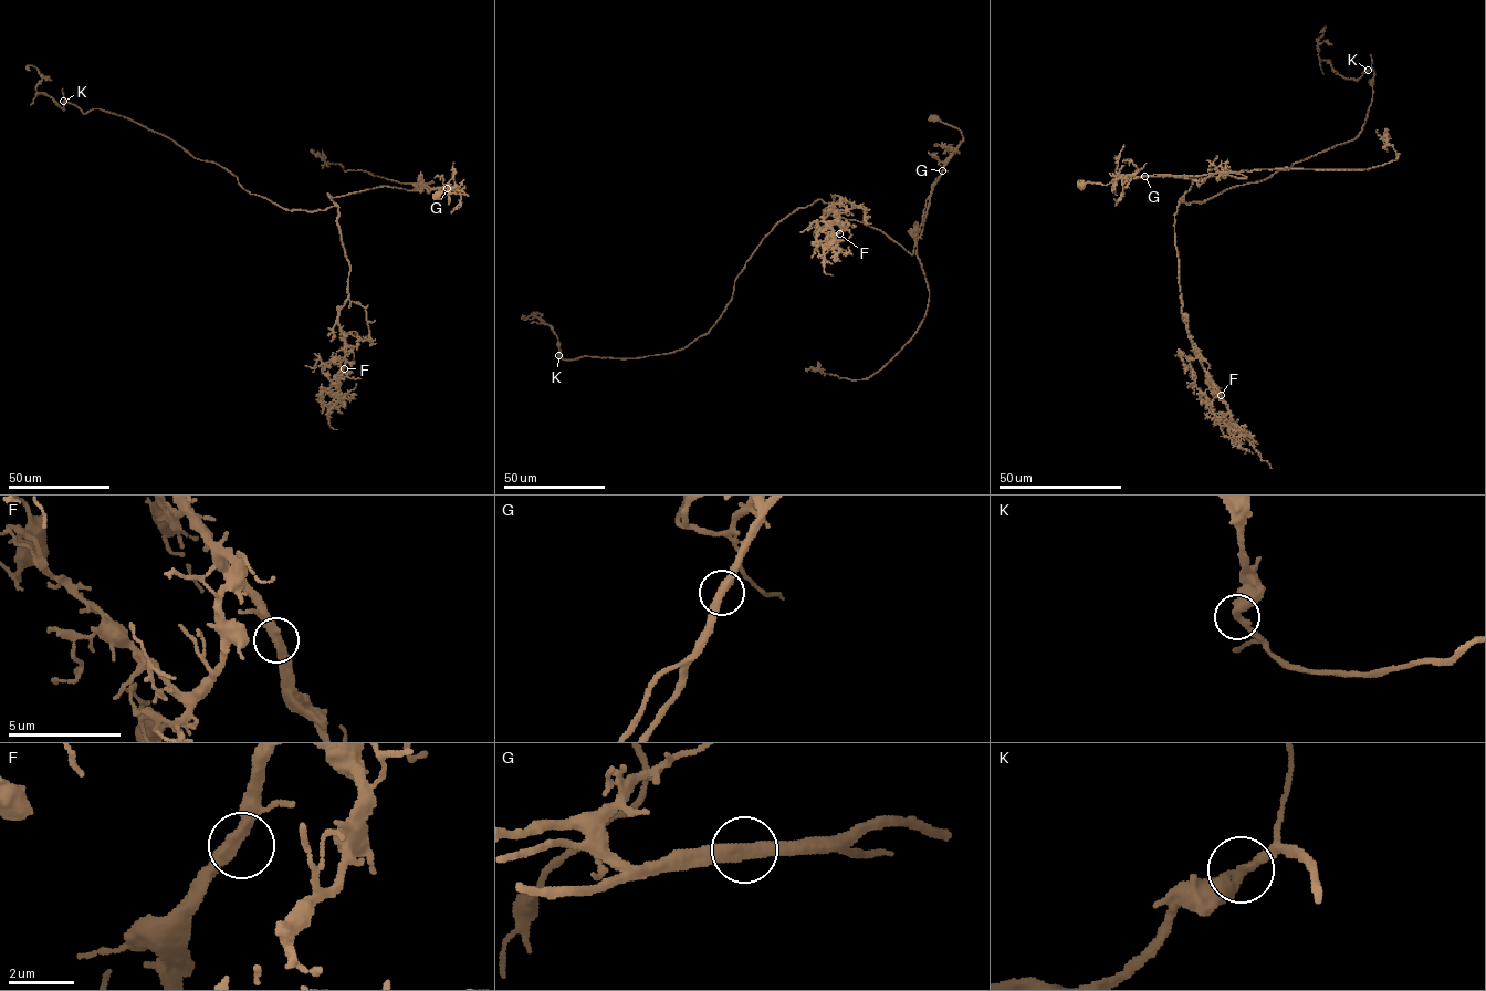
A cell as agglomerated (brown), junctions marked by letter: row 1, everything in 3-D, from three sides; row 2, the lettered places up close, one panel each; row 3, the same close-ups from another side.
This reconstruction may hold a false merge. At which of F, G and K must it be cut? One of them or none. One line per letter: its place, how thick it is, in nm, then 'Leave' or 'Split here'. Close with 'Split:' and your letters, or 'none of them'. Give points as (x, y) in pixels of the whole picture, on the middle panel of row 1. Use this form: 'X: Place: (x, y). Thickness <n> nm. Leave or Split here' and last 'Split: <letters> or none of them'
F: Place: (839, 233). Thickness 400 nm. Leave
G: Place: (942, 170). Thickness 400 nm. Split here
K: Place: (558, 355). Thickness 380 nm. Leave
Split: G

